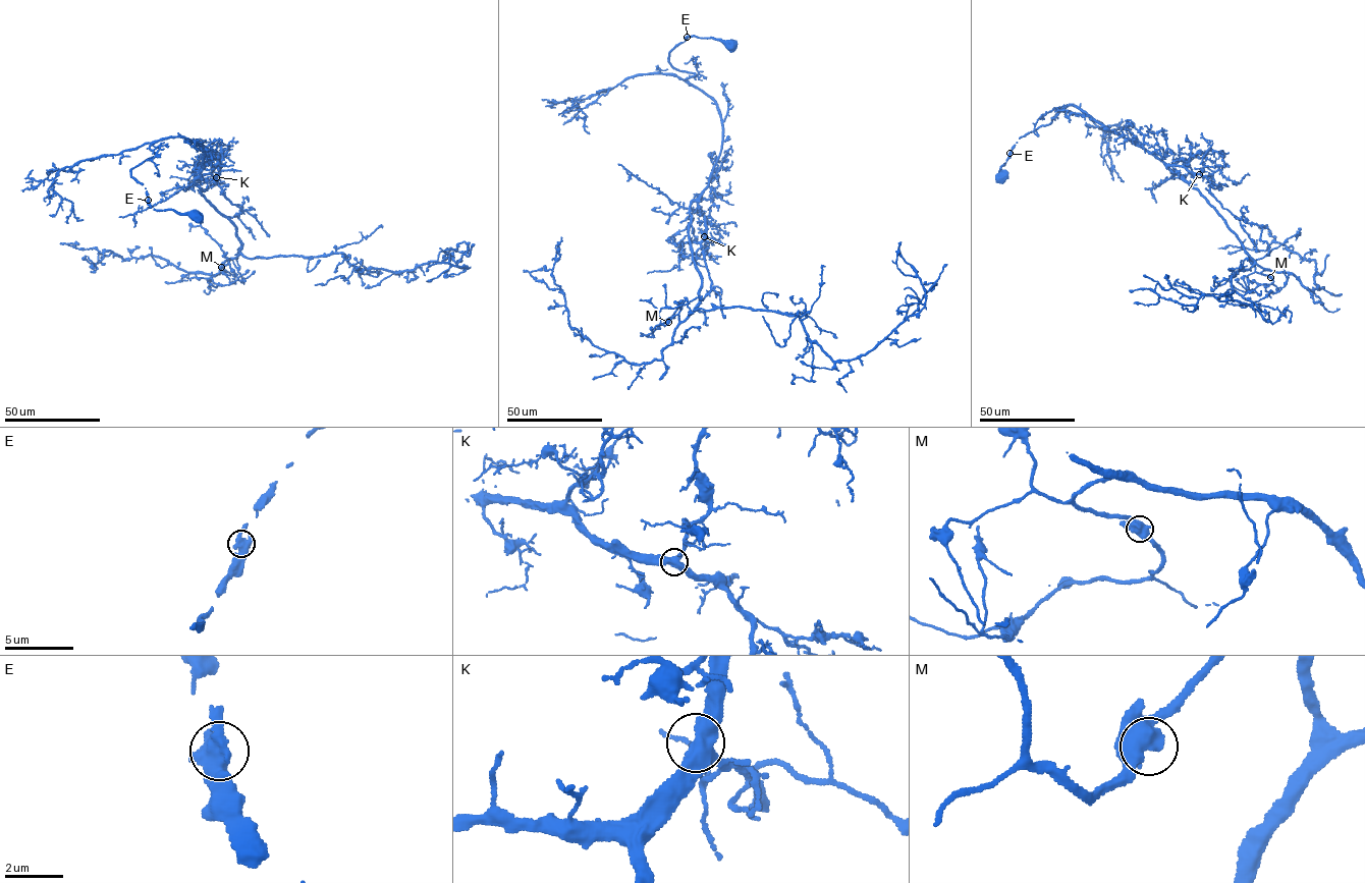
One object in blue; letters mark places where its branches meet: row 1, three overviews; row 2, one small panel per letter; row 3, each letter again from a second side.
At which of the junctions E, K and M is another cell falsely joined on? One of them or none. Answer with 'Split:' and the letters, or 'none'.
Split: none

